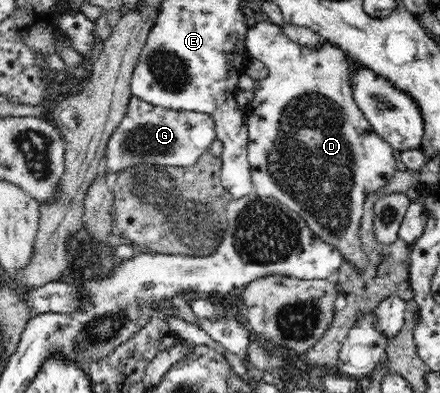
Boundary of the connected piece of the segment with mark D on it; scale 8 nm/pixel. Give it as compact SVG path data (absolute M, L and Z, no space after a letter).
M266 21L256 23L249 29L245 38L245 47L251 58L262 61L268 69L268 76L264 80L255 80L254 96L244 106L249 140L247 155L254 193L260 197L272 197L277 202L288 206L306 221L306 224L317 238L328 242L334 249L340 250L345 261L349 262L354 268L359 268L359 270L366 268L368 266L368 256L367 252L363 250L363 242L361 242L361 235L359 234L364 204L370 194L381 190L394 179L397 170L401 168L401 163L397 157L397 152L391 147L391 144L388 144L388 141L378 136L378 133L371 127L371 124L366 120L363 112L358 108L353 99L351 81L349 79L350 74L348 73L350 72L348 54L338 49L338 47L332 46L332 43L325 42L325 40L321 40L320 44L315 47L299 45L291 39L286 28Z

